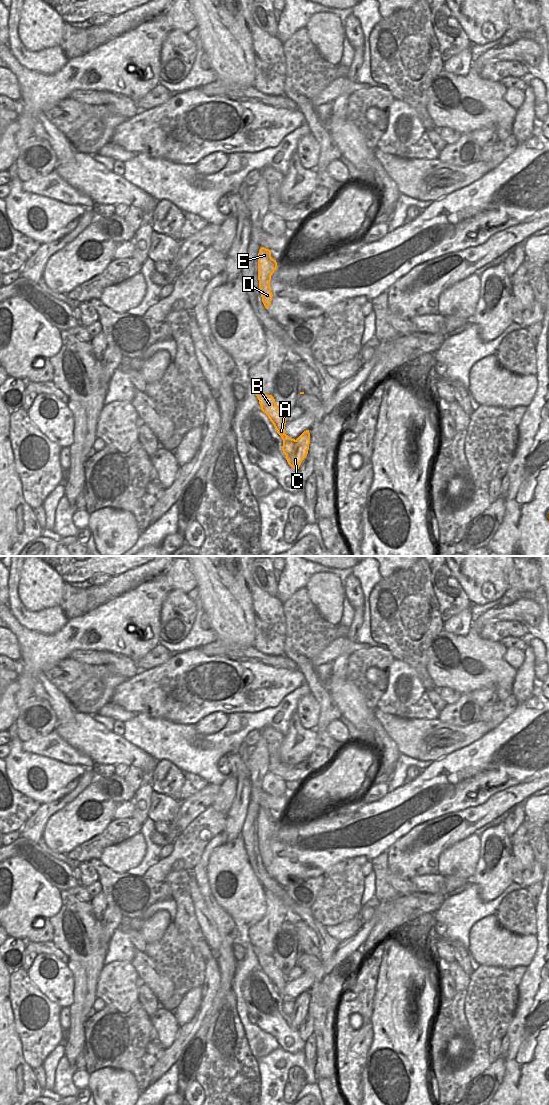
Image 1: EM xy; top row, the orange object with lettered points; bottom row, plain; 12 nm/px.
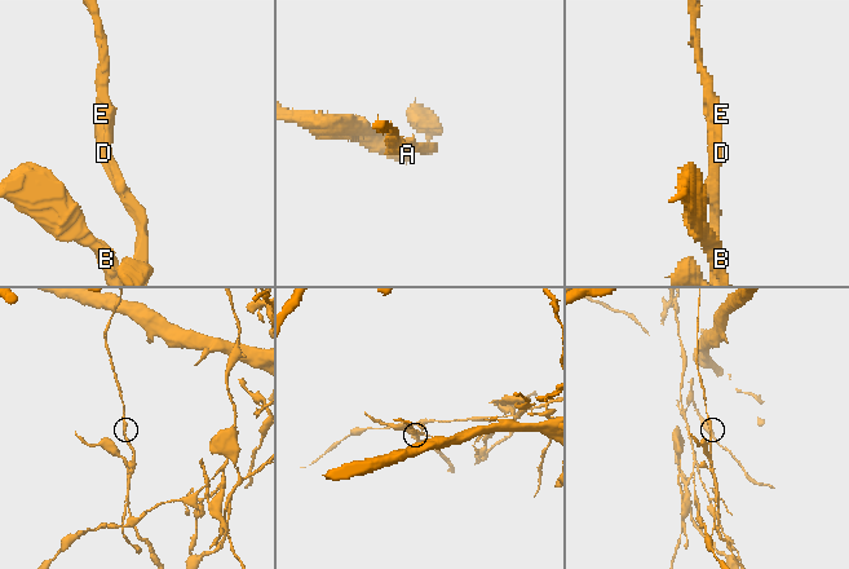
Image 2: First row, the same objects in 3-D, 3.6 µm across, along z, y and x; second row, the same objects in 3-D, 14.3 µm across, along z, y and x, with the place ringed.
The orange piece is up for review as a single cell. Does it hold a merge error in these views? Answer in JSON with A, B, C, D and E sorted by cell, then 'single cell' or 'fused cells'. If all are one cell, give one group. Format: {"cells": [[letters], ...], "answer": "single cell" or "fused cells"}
{"cells": [["A", "B"], ["C", "D", "E"]], "answer": "fused cells"}

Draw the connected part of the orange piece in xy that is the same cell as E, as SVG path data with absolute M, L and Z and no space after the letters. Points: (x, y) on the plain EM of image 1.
M261 807L258 813L258 840L262 862L266 869L271 864L273 854L271 852L271 836L277 829L277 822L271 817L271 810Z

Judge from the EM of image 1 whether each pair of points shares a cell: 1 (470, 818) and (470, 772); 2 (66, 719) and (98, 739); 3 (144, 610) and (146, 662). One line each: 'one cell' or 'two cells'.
1: two cells
2: two cells
3: two cells

